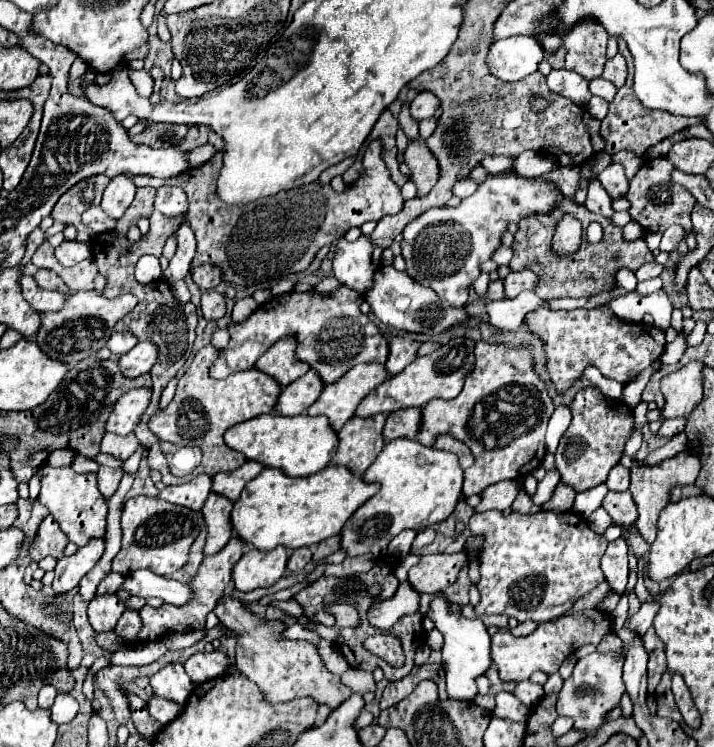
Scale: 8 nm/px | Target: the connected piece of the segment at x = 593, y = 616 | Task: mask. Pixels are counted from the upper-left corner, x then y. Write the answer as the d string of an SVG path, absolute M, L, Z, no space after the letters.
M583 610L577 614L557 618L553 622L547 622L547 624L539 624L539 628L533 634L523 636L523 638L515 638L511 632L499 630L491 638L491 660L497 666L499 678L503 682L527 680L537 670L553 674L559 670L561 662L567 656L571 656L579 646L583 646L583 644L597 646L609 630L611 630L609 616L599 612L599 610Z

